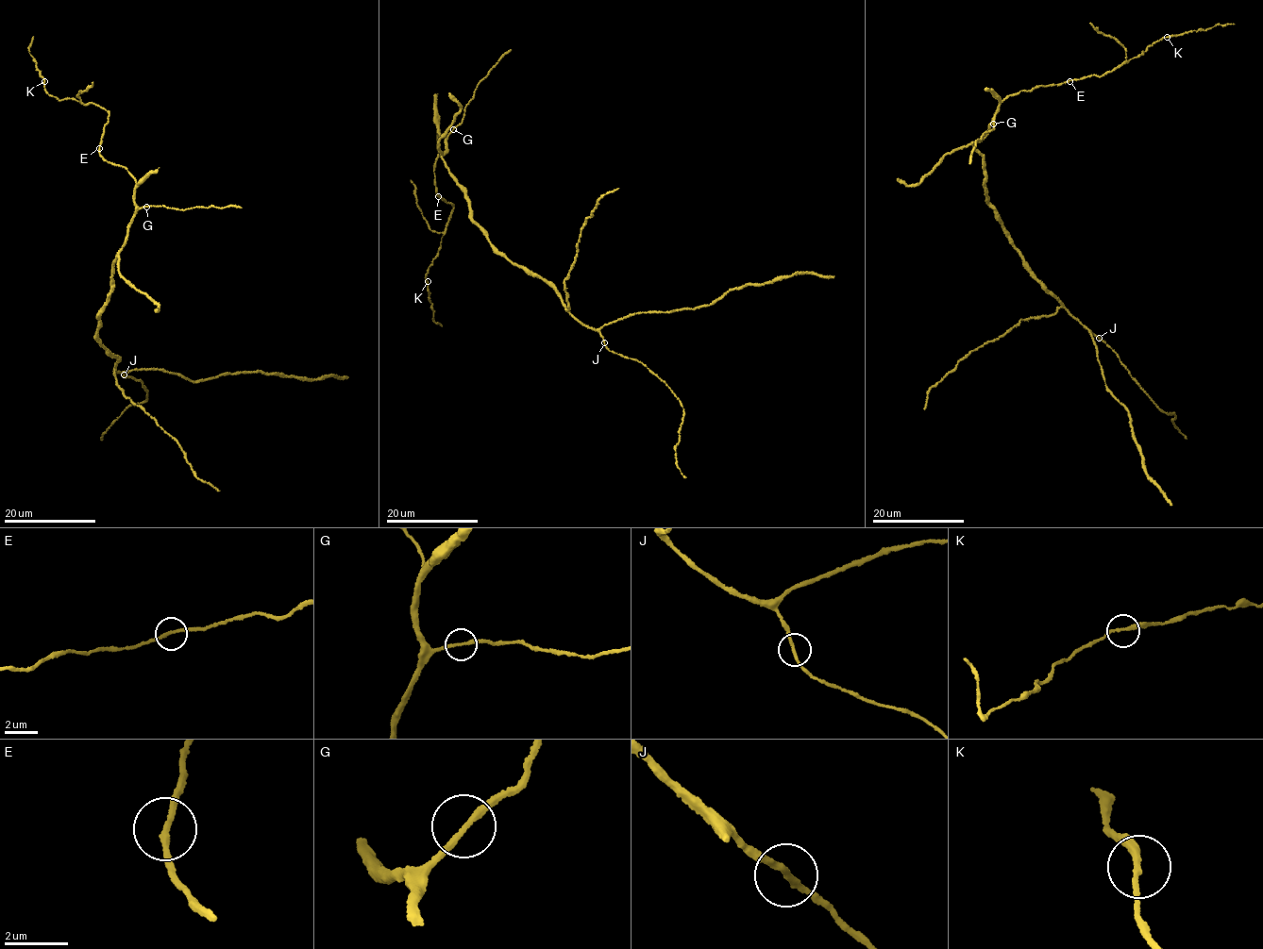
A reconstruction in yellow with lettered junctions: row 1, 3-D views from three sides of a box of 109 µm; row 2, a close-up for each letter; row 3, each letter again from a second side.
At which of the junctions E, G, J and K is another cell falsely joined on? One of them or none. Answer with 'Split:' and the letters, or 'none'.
Split: none

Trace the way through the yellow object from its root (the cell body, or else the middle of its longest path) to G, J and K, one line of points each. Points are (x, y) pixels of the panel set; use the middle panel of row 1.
G: (471, 209), (464, 192), (450, 175), (441, 157), (446, 150), (445, 142), (453, 129)
J: (471, 209), (472, 218), (495, 248), (511, 262), (536, 274), (555, 289), (567, 310), (599, 333), (604, 342)
K: (471, 209), (441, 157), (446, 150), (446, 138), (438, 132), (435, 192), (453, 205), (428, 281)

